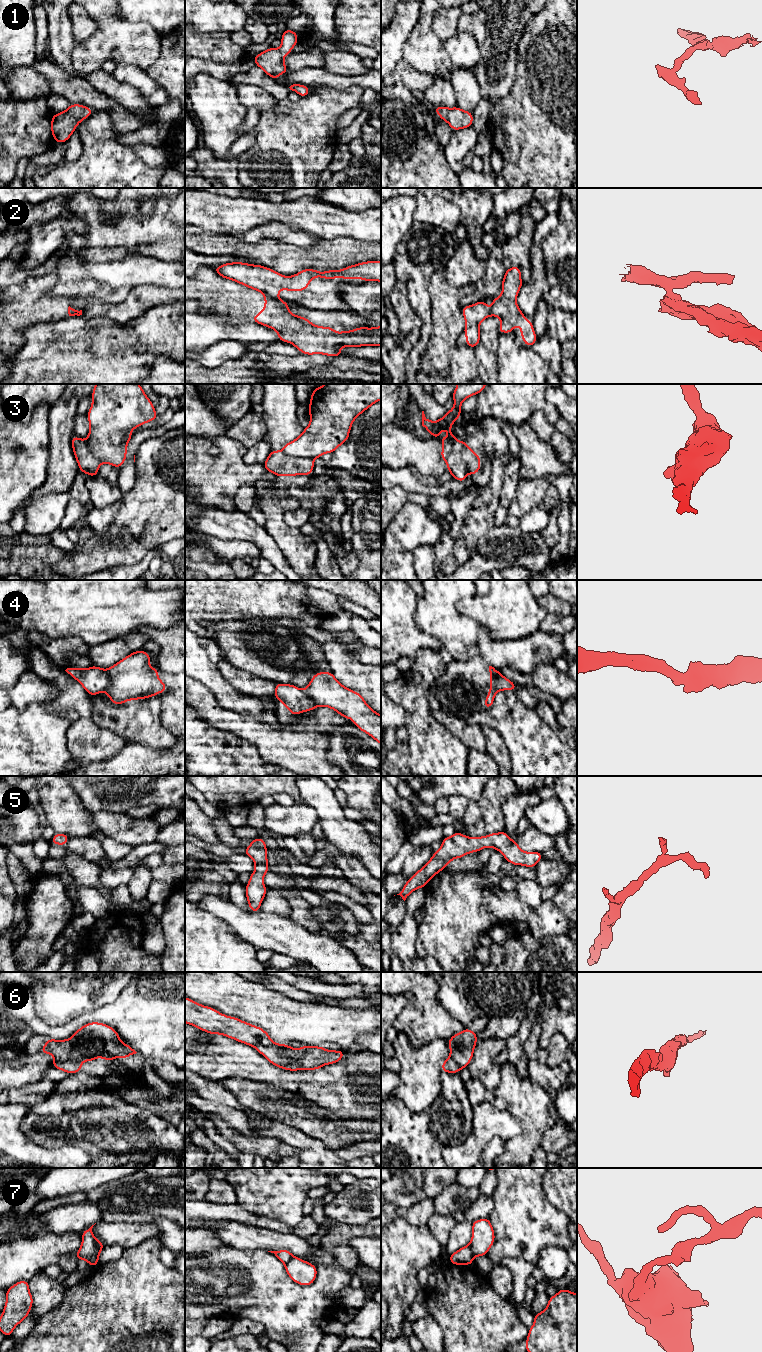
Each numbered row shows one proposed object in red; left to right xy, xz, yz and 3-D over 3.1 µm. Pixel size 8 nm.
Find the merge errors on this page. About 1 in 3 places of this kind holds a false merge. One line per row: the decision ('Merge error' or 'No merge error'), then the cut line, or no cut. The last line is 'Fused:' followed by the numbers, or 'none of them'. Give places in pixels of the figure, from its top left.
1: No merge error. No split
2: Merge error. Split along xz (263, 294), (274, 298)
3: Merge error. Split along xz (282, 450), (288, 455), (310, 457), (313, 459)
4: Merge error. Split along yz (498, 671), (494, 677), (494, 686), (497, 690)
5: No merge error. No split
6: No merge error. No split
7: Merge error. Split along xy (92, 1235), (95, 1246), (100, 1251)
Fused: 2, 3, 4, 7

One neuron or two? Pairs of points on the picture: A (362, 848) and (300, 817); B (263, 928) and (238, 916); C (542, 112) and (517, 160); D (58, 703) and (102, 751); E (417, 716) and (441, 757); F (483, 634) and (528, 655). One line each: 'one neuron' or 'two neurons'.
A: two neurons
B: one neuron
C: one neuron
D: one neuron
E: one neuron
F: one neuron

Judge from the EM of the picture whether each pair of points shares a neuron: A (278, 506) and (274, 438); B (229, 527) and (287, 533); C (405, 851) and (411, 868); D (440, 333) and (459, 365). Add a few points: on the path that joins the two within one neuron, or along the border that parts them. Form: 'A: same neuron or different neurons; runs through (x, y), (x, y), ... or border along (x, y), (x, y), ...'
A: same neuron; runs through (279, 489), (282, 466), (277, 455)
B: different neurons; border along (263, 527), (280, 550)
C: different neurons; border along (416, 846), (405, 859), (401, 871)
D: different neurons; border along (457, 345), (450, 354), (449, 373)

